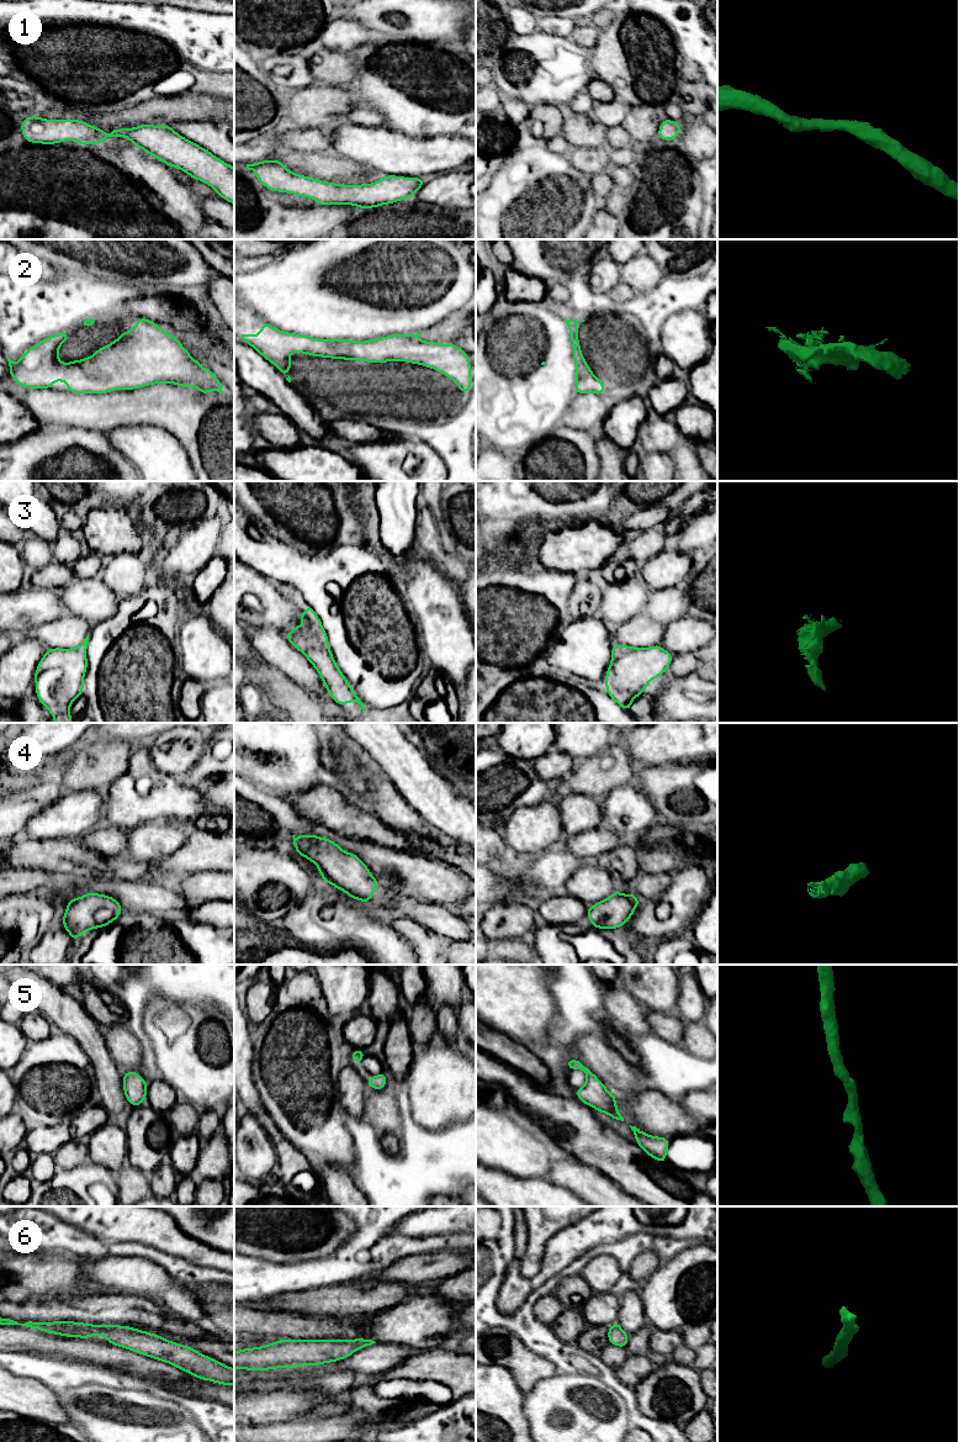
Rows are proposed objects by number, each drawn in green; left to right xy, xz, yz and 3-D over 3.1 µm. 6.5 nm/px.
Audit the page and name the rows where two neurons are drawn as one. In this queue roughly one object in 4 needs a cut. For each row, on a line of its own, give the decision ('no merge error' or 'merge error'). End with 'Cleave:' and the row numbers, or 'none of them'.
1: no merge error
2: no merge error
3: no merge error
4: no merge error
5: no merge error
6: no merge error
Cleave: none of them

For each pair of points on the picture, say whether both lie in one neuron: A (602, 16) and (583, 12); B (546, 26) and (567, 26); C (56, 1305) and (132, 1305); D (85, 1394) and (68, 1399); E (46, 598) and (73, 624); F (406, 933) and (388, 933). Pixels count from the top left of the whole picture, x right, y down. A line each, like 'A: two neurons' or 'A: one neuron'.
A: one neuron
B: one neuron
C: one neuron
D: one neuron
E: two neurons
F: two neurons

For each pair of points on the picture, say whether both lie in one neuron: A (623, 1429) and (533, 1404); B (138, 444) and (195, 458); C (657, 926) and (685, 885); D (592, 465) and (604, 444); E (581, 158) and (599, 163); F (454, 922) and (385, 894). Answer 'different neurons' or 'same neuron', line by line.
A: same neuron
B: different neurons
C: same neuron
D: different neurons
E: same neuron
F: same neuron

